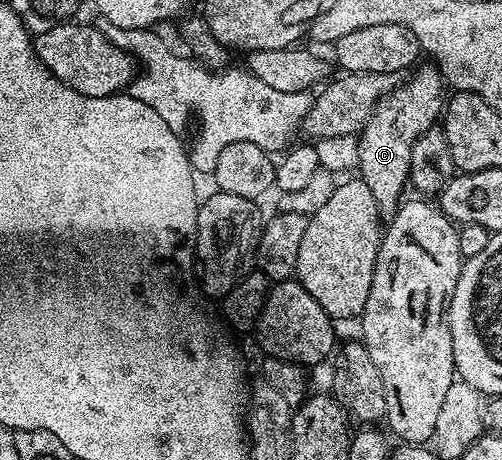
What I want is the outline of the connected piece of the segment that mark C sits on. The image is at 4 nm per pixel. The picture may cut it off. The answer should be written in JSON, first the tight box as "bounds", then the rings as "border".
{"bounds":[357,64,446,219],"border":[[[434,64],[417,65],[411,71],[410,77],[396,90],[385,95],[372,110],[368,122],[358,134],[357,161],[359,177],[370,184],[370,192],[374,192],[374,198],[378,200],[378,208],[385,219],[392,219],[396,214],[397,206],[401,205],[405,197],[404,186],[409,185],[408,173],[410,172],[410,152],[422,132],[433,129],[441,121],[446,105],[446,83],[440,74],[440,70]]]}

